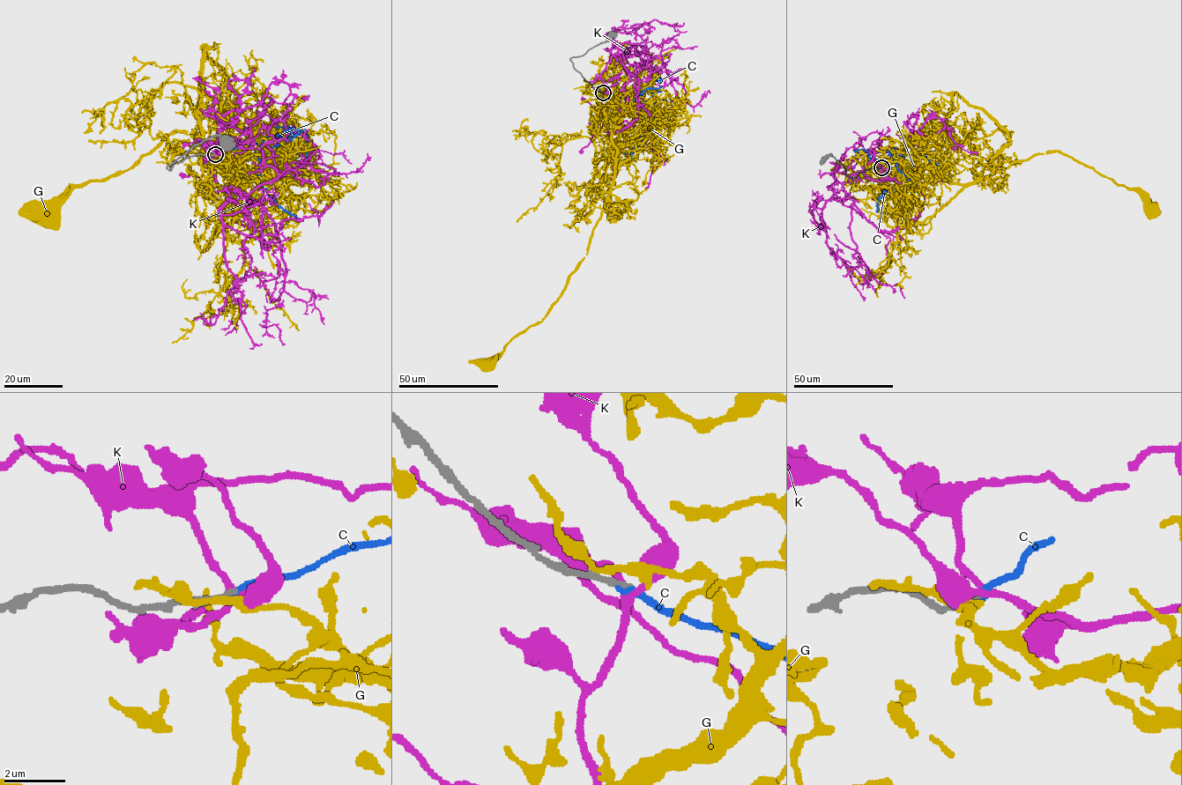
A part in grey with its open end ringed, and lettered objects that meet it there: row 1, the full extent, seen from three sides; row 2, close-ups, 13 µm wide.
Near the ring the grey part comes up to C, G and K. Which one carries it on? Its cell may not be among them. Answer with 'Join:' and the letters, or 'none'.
Join: C

